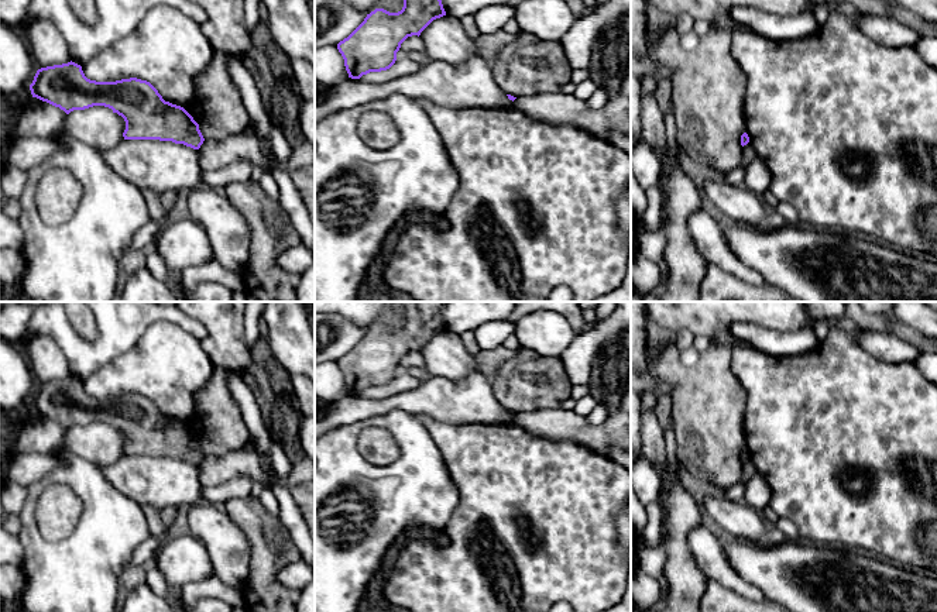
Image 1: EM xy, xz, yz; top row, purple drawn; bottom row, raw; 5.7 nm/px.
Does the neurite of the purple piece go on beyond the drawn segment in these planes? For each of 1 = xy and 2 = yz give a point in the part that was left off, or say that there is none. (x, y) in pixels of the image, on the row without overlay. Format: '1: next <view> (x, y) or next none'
1: next none
2: next none

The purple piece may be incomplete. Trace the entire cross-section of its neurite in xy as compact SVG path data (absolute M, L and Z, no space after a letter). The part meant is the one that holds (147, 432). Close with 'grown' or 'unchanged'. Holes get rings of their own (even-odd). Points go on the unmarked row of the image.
M75 378L41 384L30 400L32 413L59 423L66 430L93 422L104 422L121 432L126 437L124 455L159 455L183 460L199 465L205 454L199 440L181 422L165 417L158 406L147 396L137 393L116 398L96 398L85 392L82 382Z; unchanged

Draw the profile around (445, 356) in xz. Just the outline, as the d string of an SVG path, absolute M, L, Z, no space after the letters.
M447 330L433 336L419 353L432 377L459 381L483 371L476 357L466 350L460 336Z

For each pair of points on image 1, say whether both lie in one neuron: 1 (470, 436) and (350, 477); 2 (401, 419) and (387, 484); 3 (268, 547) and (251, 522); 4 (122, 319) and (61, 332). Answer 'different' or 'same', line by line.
1: different
2: same
3: same
4: same

